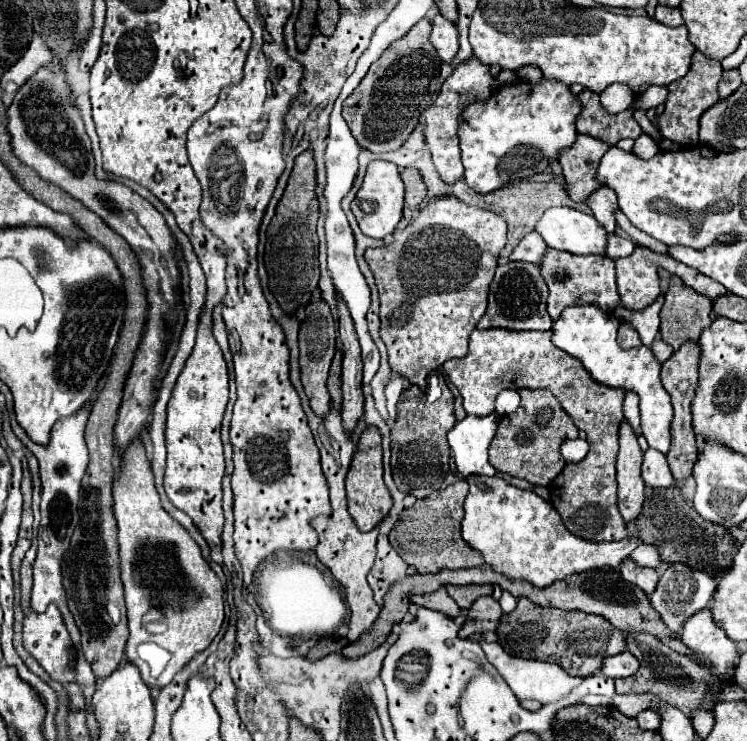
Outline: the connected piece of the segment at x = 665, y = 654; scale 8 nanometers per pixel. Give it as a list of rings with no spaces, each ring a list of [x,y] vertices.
[[[625,631],[623,635],[625,635],[629,653],[633,653],[633,657],[637,657],[639,661],[639,669],[637,669],[637,675],[615,681],[617,693],[655,693],[667,703],[671,703],[673,707],[681,709],[685,715],[689,715],[695,707],[701,705],[701,699],[703,699],[701,695],[705,693],[705,687],[719,683],[709,675],[709,671],[693,663],[691,657],[669,649],[661,639],[645,631]]]

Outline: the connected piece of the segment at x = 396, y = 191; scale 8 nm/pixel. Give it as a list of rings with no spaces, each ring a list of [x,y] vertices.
[[[371,161],[367,165],[363,185],[351,203],[351,211],[359,223],[359,229],[367,237],[373,237],[373,239],[385,239],[387,235],[391,235],[395,231],[397,223],[401,221],[403,195],[405,195],[405,189],[403,189],[403,181],[399,177],[397,165],[387,163],[387,161]]]

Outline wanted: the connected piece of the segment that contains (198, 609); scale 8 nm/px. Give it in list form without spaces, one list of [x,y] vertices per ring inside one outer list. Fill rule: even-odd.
[[[133,439],[119,457],[113,481],[113,515],[119,529],[119,567],[131,631],[125,645],[125,659],[139,667],[145,685],[161,689],[195,657],[193,637],[185,637],[185,633],[199,635],[199,653],[205,651],[219,633],[223,623],[223,585],[209,563],[201,557],[199,545],[161,507],[159,493],[153,485],[151,463],[141,439]],[[149,607],[159,607],[163,617],[153,623],[143,623],[143,615]],[[143,641],[153,641],[171,653],[167,667],[157,677],[149,677],[149,665],[137,655],[137,645]]]

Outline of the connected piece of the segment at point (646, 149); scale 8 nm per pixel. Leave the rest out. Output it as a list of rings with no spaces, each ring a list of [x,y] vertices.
[[[641,135],[641,137],[635,141],[635,145],[633,145],[633,153],[635,153],[637,157],[641,157],[641,159],[649,159],[649,157],[653,157],[657,151],[659,151],[659,147],[657,147],[647,135]]]

